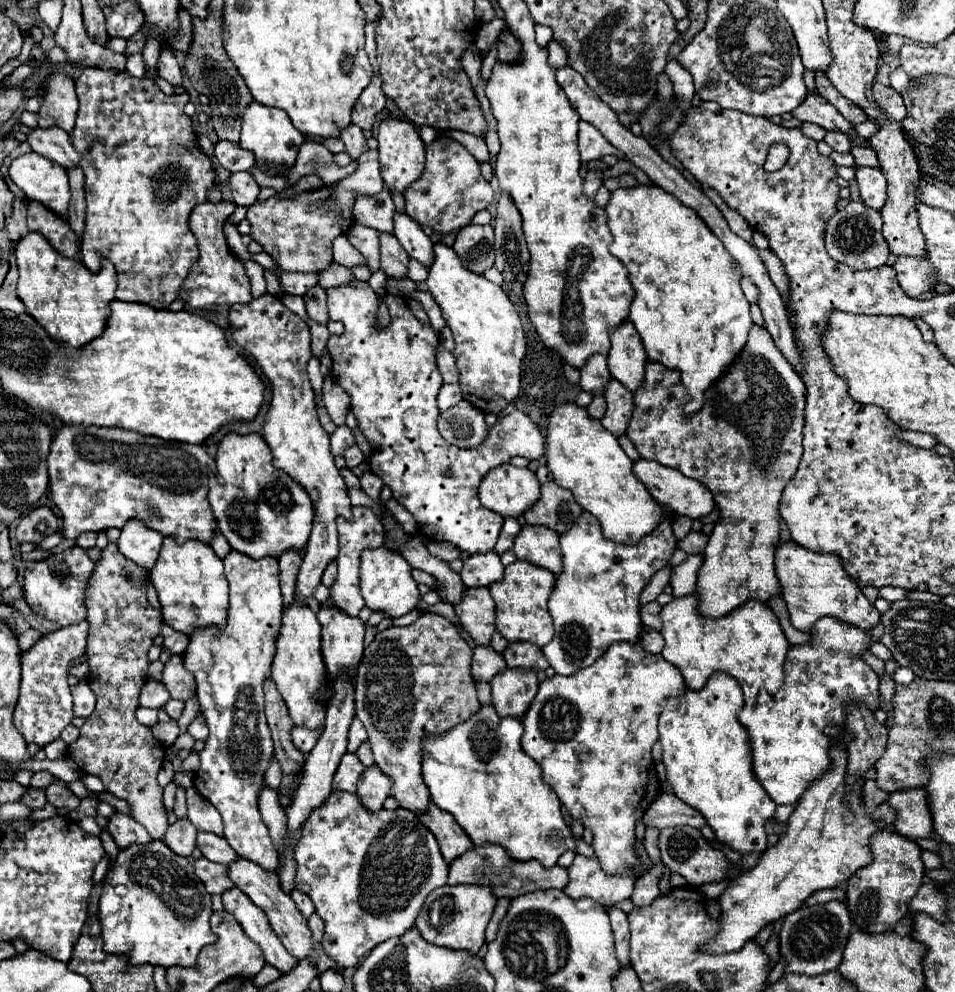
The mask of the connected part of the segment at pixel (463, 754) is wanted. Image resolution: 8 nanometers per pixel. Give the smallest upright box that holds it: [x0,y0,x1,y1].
[423,705,593,869]

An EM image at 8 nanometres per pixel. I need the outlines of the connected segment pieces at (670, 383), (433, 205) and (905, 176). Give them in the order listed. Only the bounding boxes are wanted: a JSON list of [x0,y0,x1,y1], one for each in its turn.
[[627,325,805,619],[405,137,495,235],[871,83,925,259]]

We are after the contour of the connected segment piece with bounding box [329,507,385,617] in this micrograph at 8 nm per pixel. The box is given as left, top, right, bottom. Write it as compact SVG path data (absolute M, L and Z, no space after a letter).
M353 507L353 521L339 521L337 525L339 525L339 557L337 557L339 573L329 589L329 597L333 601L333 607L355 617L365 607L365 601L361 601L359 591L359 555L363 549L381 547L385 541L385 529L369 507Z

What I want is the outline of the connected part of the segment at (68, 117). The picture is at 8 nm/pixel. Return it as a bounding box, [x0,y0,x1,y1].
[39,73,79,133]

